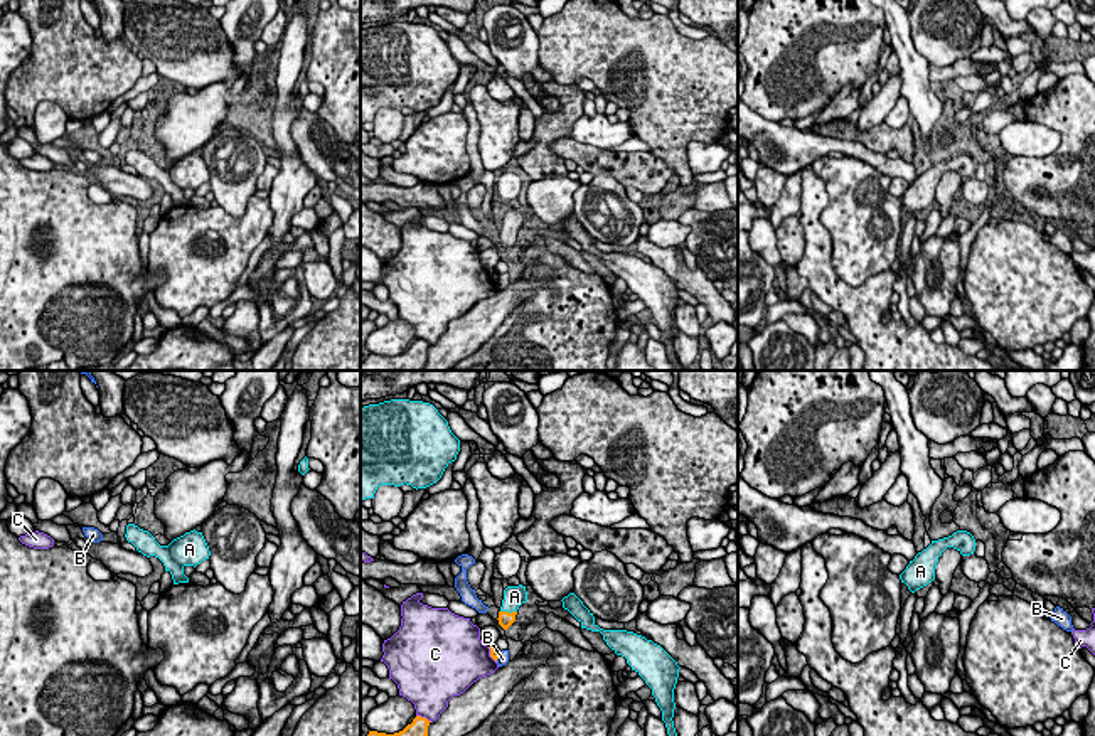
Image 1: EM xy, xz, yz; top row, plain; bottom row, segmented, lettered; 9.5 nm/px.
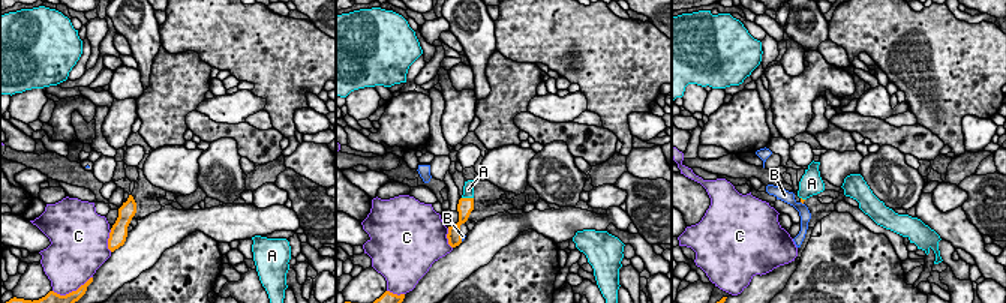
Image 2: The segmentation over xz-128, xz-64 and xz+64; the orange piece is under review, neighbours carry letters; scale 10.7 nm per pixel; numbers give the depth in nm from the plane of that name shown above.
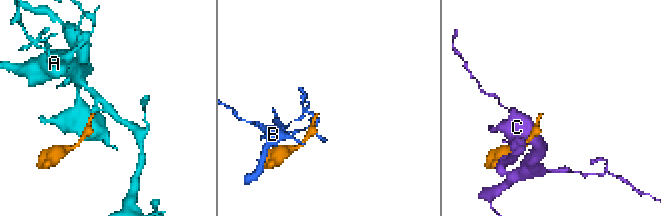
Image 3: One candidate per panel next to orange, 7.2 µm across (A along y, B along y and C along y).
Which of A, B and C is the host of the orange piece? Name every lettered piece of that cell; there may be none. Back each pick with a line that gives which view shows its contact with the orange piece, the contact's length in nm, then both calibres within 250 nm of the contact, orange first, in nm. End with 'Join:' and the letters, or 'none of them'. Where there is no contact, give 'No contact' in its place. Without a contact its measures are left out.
A: Touches orange in xz. Shared border 160 nm. Thickness 140 nm (orange) against 200 nm
Join: A

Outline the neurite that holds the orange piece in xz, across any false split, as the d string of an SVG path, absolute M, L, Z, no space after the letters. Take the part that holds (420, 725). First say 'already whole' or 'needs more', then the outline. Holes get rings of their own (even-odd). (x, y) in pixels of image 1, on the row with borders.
already whole; M416 716L411 724L408 724L403 731L394 734L369 731L367 736L428 736L428 726L431 721L426 717Z

